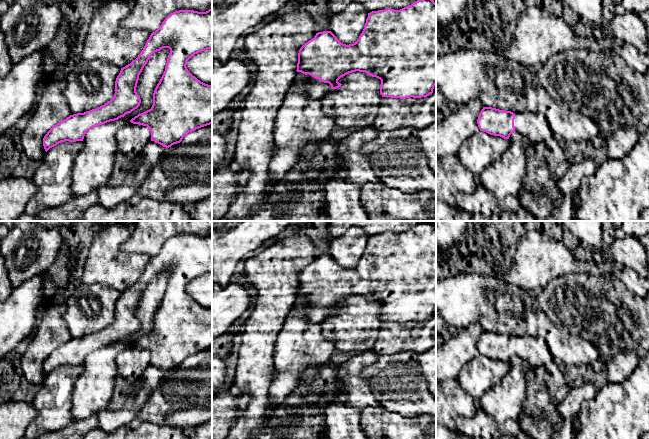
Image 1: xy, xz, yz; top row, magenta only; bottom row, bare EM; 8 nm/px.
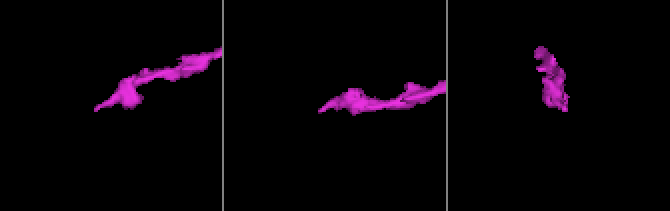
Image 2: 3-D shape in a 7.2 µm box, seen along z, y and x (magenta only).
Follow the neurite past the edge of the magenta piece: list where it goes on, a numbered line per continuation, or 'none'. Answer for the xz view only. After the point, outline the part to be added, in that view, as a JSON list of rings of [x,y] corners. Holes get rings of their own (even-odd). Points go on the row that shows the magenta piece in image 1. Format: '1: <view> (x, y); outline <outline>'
1: xz (314, 89); outline [[[309,74],[304,77],[304,84],[300,88],[301,92],[306,95],[307,102],[323,99],[329,89],[331,89],[329,83],[315,79]]]

